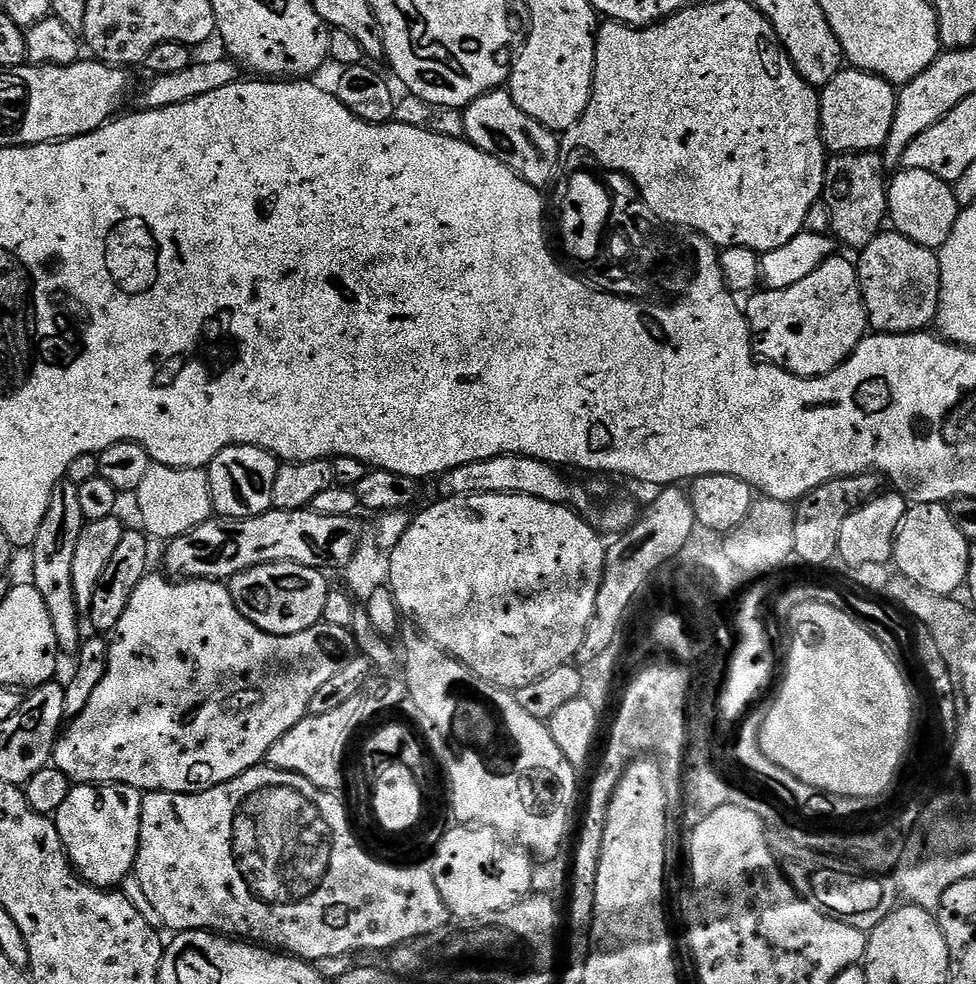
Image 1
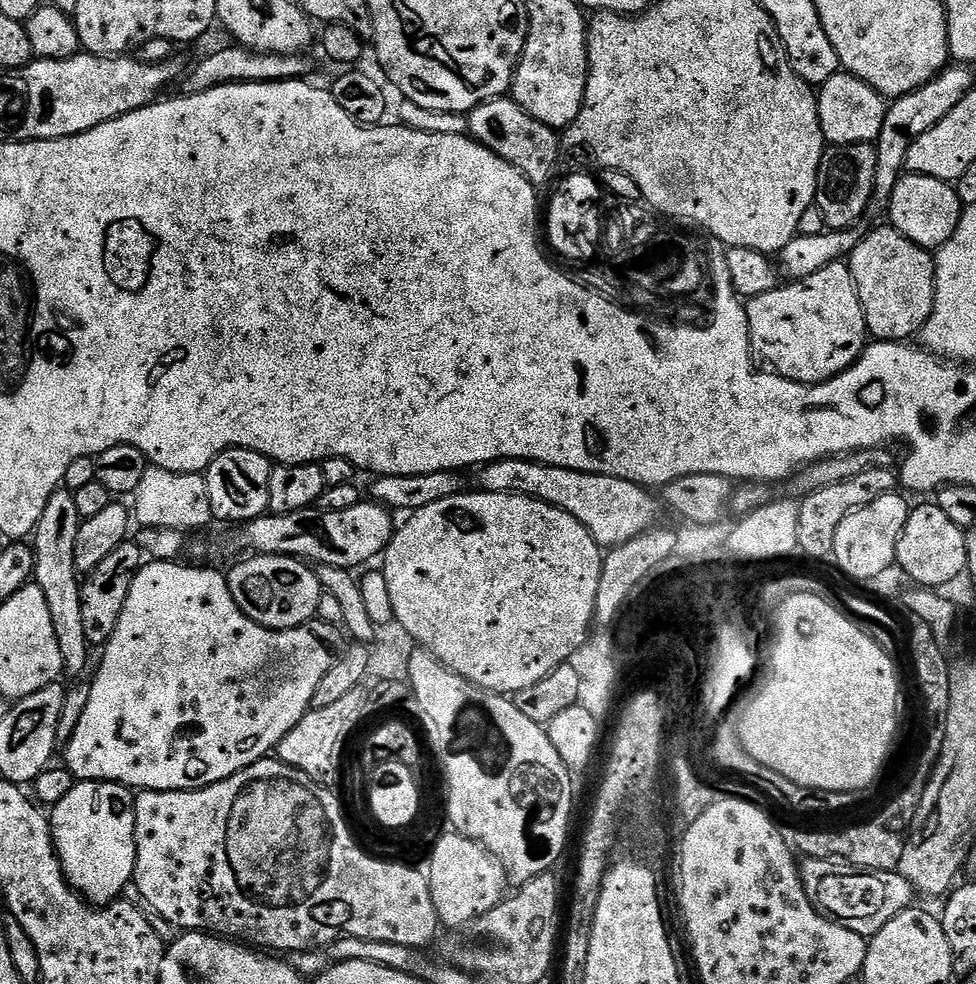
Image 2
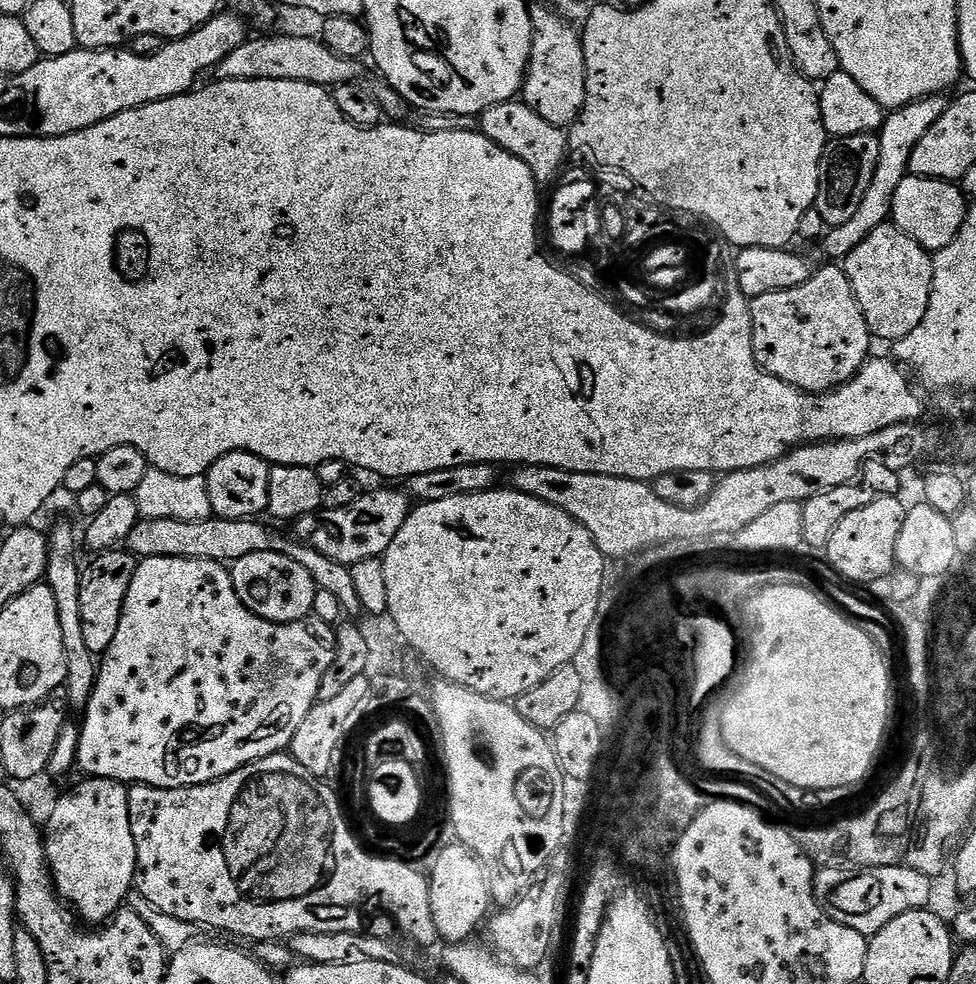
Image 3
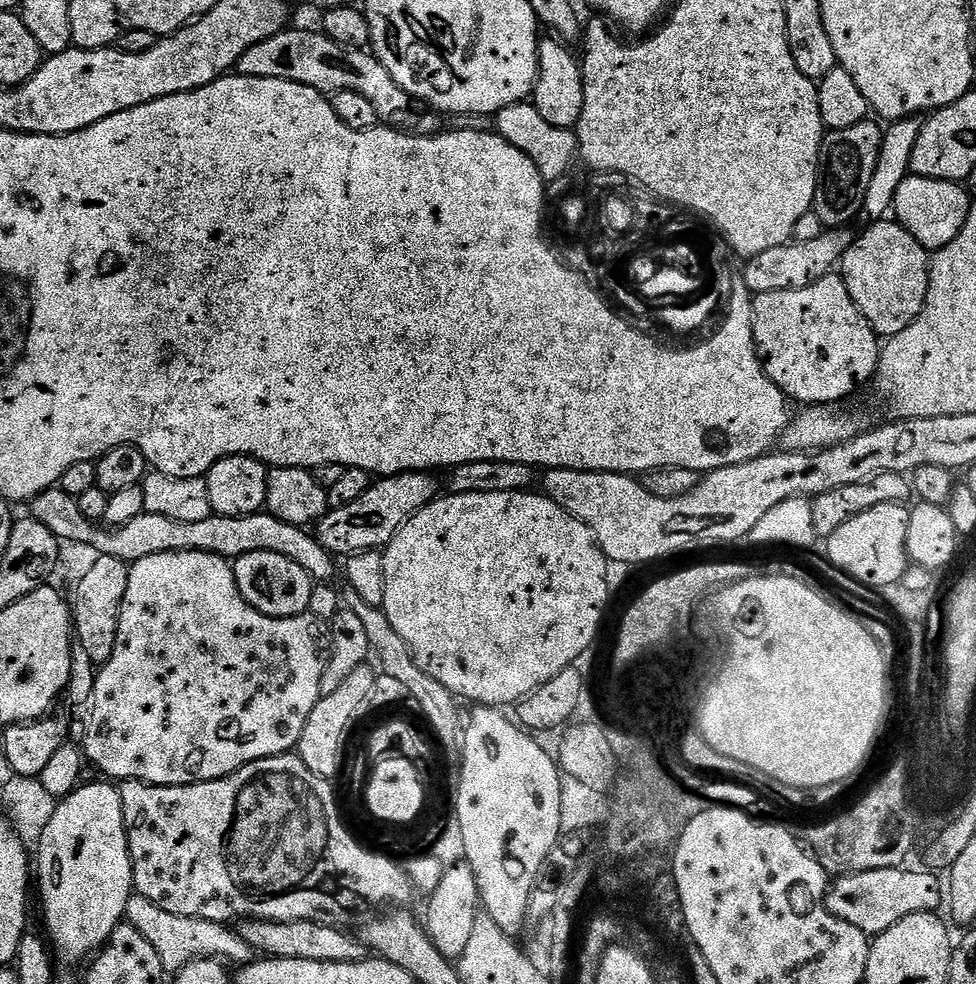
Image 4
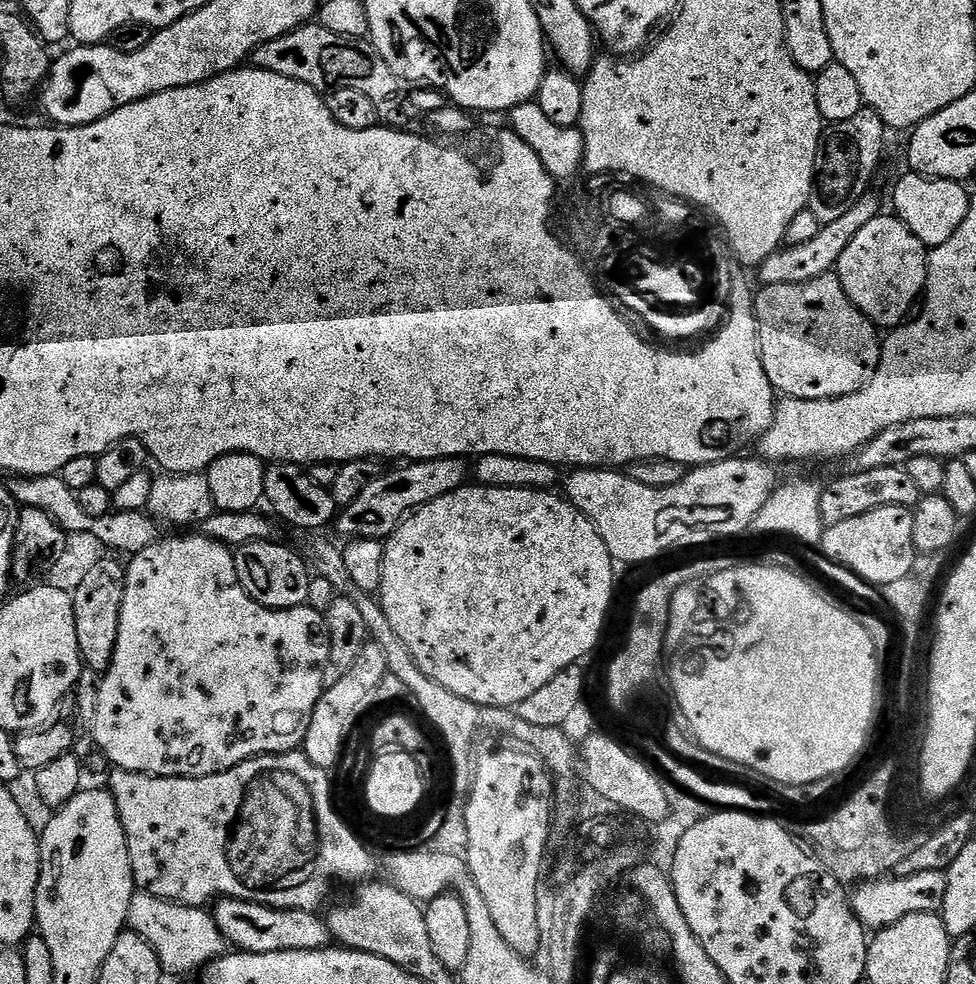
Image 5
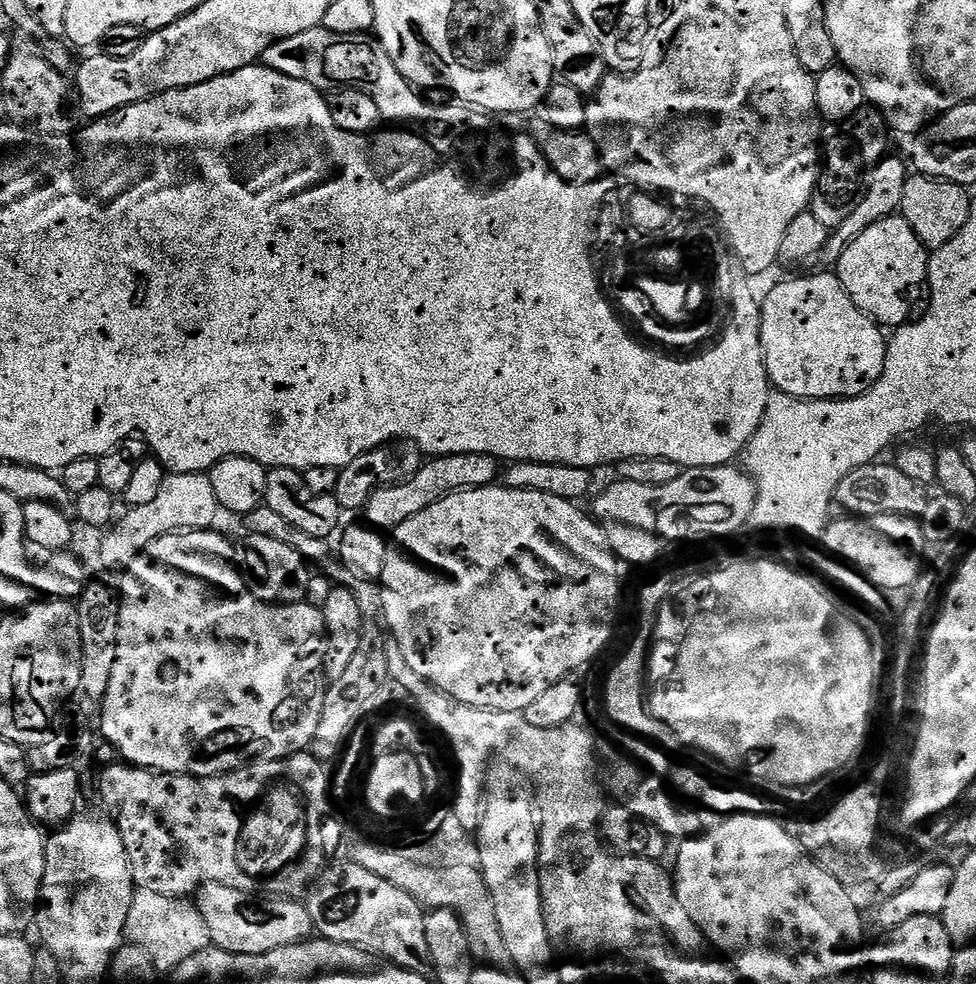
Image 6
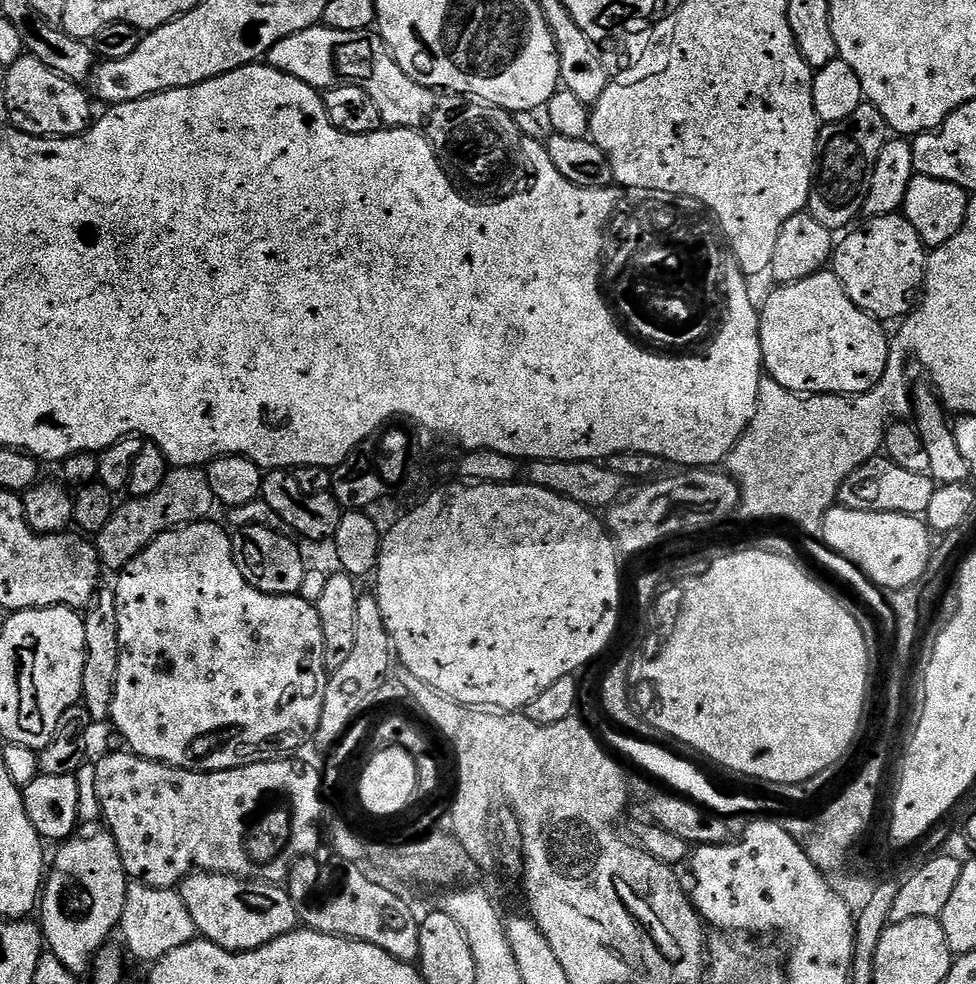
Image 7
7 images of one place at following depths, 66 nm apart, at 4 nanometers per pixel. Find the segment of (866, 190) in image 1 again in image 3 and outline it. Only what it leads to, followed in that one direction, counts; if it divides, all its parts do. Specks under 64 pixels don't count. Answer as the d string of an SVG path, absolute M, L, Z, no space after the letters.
M867 132L829 139L828 145L824 147L814 207L818 214L822 214L829 229L842 226L842 222L858 214L858 206L862 206L862 197L866 195L866 189L874 178L874 166L878 166L879 141L879 135Z

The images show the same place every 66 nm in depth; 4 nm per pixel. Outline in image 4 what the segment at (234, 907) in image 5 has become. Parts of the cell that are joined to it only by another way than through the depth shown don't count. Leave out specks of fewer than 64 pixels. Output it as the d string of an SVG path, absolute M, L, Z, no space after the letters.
M245 920L238 933L260 954L269 954L278 960L313 960L314 962L362 962L370 953L355 935L347 936L343 927L331 928L329 924L290 922L279 924L273 920Z

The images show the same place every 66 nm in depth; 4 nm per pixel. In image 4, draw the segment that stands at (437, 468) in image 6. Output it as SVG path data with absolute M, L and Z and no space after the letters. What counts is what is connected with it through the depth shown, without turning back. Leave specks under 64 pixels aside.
M403 472L397 476L377 479L350 506L334 508L315 525L314 535L321 546L337 558L347 558L357 552L374 552L387 548L396 531L407 520L437 499L435 475L427 472Z

